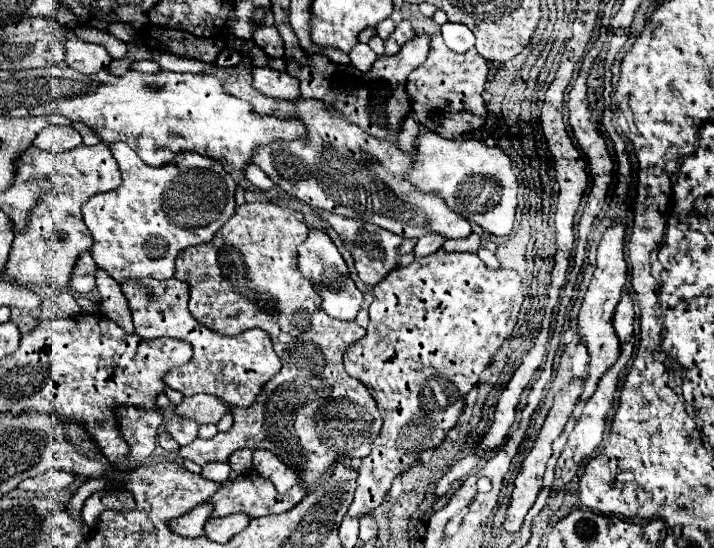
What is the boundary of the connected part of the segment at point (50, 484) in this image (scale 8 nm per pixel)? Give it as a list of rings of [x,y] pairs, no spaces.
[[[45,470],[43,474],[23,480],[19,484],[21,492],[31,492],[31,494],[47,494],[47,492],[57,492],[67,488],[69,484],[75,482],[75,474],[63,472],[63,470]]]

